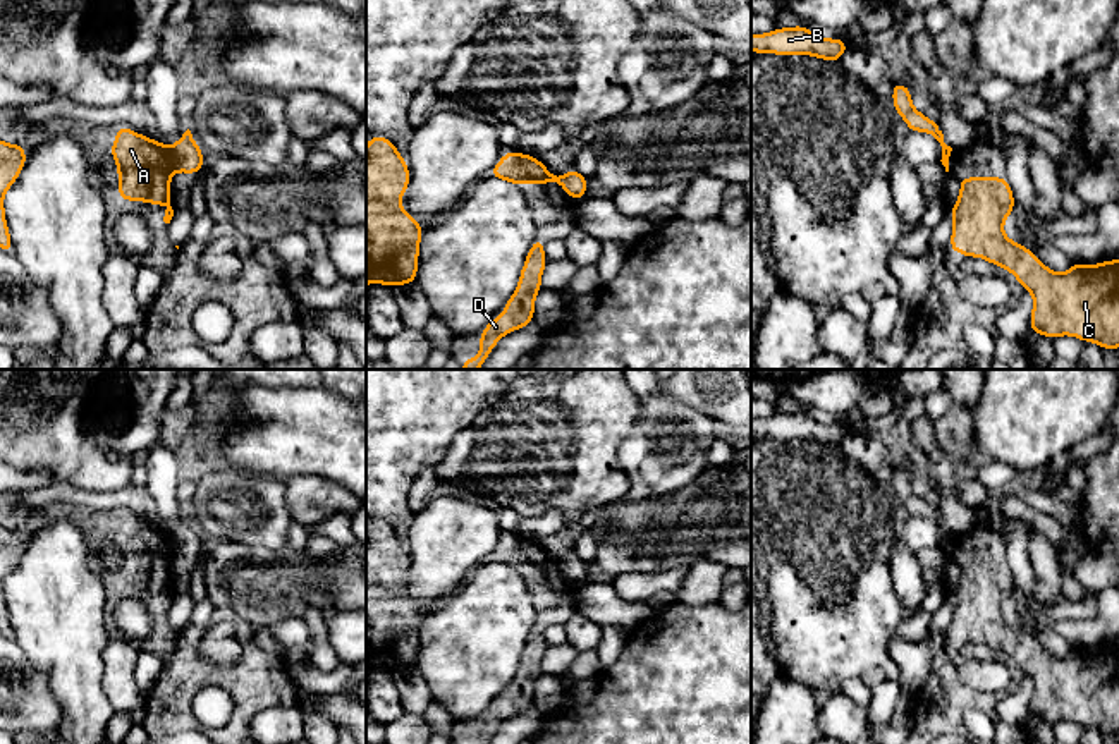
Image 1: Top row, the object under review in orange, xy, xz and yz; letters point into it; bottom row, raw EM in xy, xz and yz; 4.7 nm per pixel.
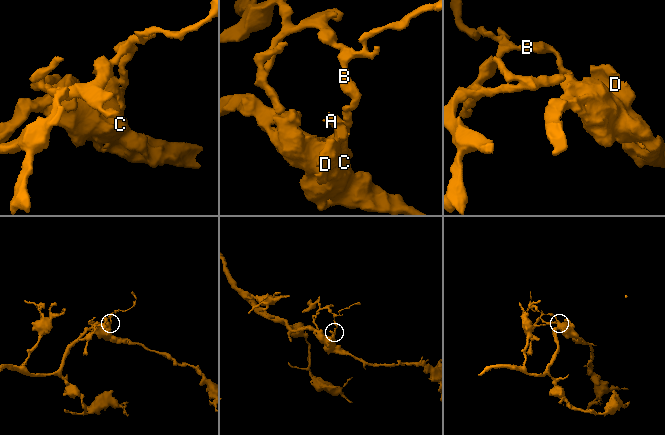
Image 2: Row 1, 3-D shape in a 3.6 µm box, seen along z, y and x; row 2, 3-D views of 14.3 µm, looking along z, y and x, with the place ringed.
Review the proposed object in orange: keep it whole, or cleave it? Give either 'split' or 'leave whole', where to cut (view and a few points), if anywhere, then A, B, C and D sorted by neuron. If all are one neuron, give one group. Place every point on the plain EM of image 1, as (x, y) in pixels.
split; cut in xy along (169, 533), (176, 555); A C D / B

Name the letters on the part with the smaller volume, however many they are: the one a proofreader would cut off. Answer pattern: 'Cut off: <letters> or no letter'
Cut off: B

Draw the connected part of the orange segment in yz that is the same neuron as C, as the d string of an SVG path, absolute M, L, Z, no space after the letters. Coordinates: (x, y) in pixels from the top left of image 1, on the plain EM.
M957 562L959 582L949 596L952 619L949 634L968 643L983 643L1014 660L1031 677L1030 718L1050 725L1069 720L1119 737L1119 644L1097 649L1071 648L1066 658L1055 658L1035 643L1021 627L1004 620L1004 605L1014 598L1014 577L1007 562Z

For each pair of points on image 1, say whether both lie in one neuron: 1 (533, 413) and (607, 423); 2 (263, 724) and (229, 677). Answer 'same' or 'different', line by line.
1: same
2: different

